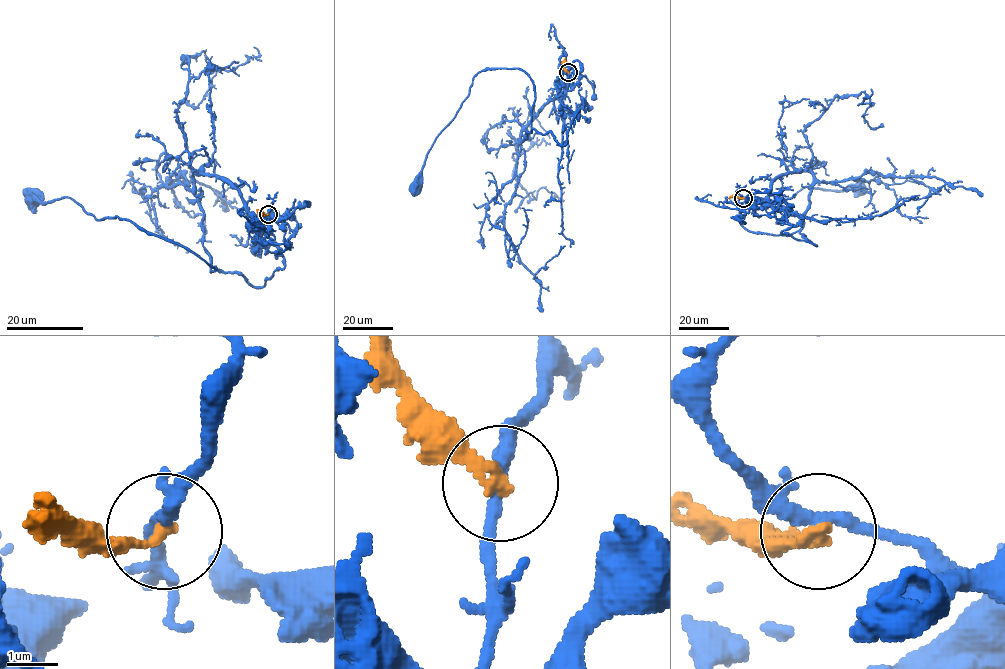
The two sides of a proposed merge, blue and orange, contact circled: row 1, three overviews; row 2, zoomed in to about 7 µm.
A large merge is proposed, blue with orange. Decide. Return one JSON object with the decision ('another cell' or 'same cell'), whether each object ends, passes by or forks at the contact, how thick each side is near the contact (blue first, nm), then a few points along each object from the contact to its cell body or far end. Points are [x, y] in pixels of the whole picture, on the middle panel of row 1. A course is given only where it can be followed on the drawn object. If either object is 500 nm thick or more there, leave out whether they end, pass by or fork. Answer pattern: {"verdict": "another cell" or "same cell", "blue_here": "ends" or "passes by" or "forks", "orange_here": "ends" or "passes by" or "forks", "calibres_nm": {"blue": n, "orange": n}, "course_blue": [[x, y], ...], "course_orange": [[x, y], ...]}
{"verdict": "another cell", "blue_here": "passes by", "orange_here": "ends", "calibres_nm": {"blue": 240, "orange": 260}, "course_blue": [[569, 72], [520, 142], [530, 131], [533, 81], [519, 69], [481, 71], [436, 137], [416, 189]], "course_orange": [[569, 72], [563, 66], [565, 57]]}

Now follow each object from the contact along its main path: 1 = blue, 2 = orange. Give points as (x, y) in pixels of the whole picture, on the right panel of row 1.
1: (743, 197), (765, 202), (780, 177), (809, 171), (808, 208), (788, 235), (749, 232), (742, 205), (860, 186)
2: (743, 198), (728, 198)

